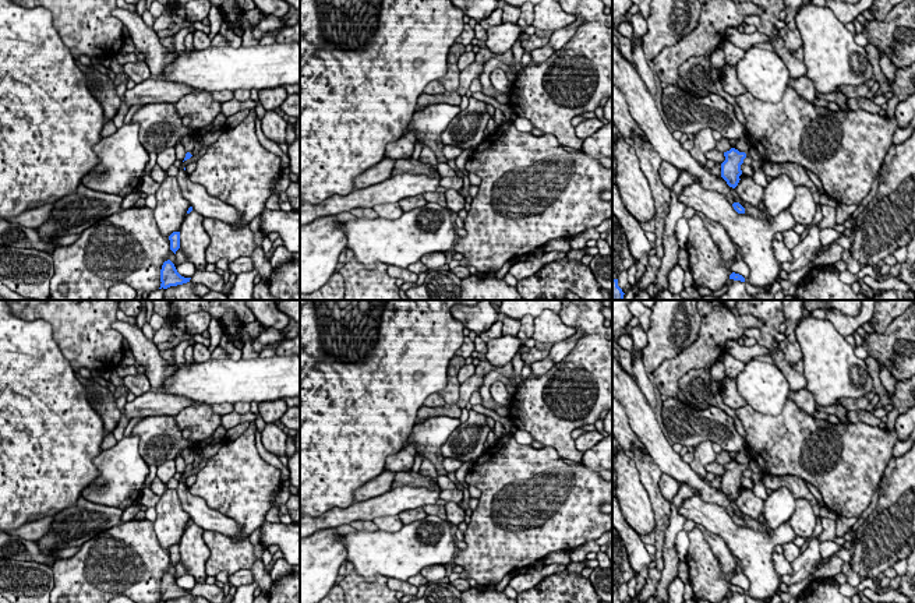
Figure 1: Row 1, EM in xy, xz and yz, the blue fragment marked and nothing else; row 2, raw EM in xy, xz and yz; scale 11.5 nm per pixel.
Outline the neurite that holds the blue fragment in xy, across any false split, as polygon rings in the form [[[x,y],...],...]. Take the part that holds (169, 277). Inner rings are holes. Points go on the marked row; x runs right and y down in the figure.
[[[167,260],[163,262],[162,269],[160,269],[160,288],[159,289],[167,289],[170,286],[177,286],[190,282],[191,278],[184,278],[181,276],[174,264]]]

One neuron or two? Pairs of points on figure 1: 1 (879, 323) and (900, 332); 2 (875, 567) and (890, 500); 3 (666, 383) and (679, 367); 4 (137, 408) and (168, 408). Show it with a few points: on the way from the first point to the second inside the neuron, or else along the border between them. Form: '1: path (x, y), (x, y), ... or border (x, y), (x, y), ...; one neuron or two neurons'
1: border (900, 314), (882, 332), (876, 332); two neurons
2: path (876, 550), (890, 531), (890, 517); one neuron
3: path (668, 378), (675, 371); one neuron
4: path (144, 408), (161, 408); one neuron

